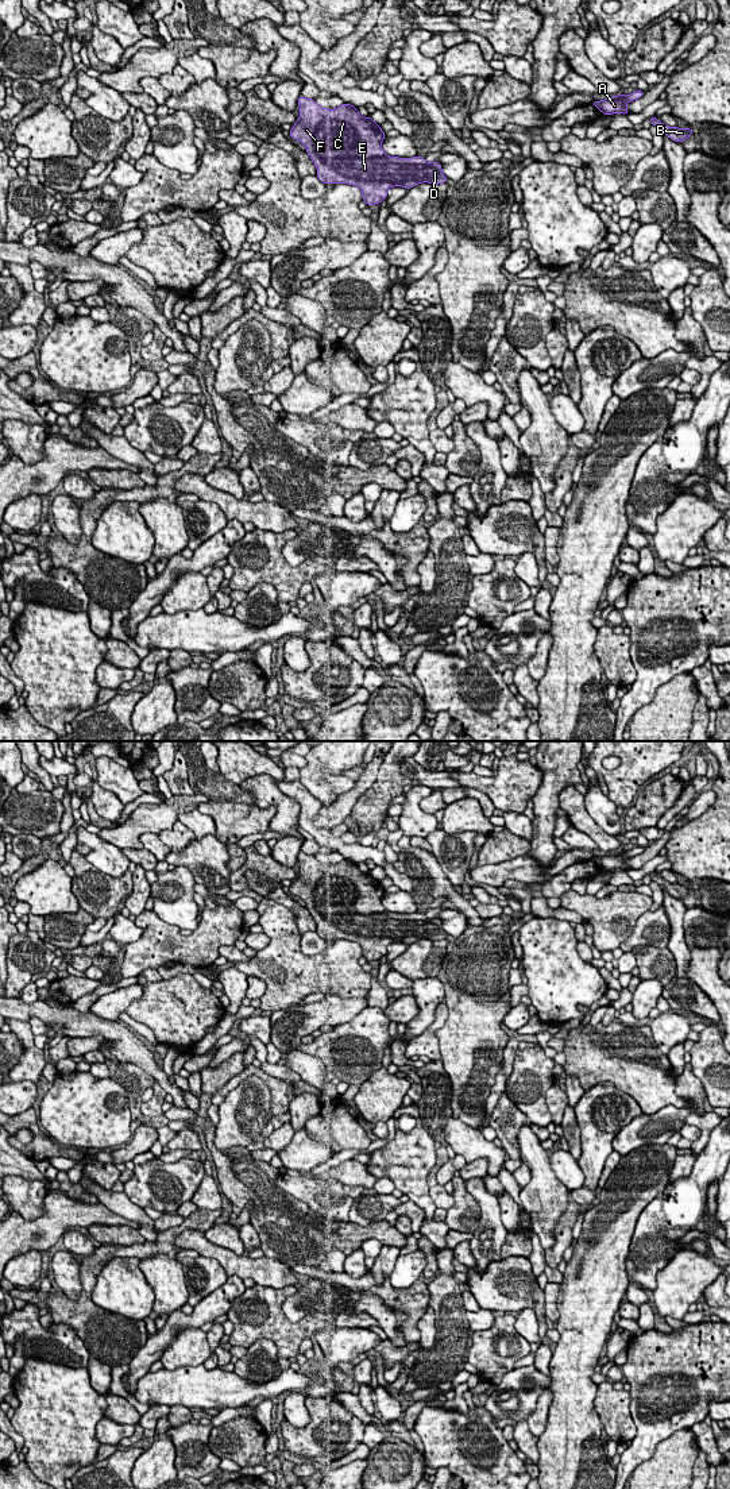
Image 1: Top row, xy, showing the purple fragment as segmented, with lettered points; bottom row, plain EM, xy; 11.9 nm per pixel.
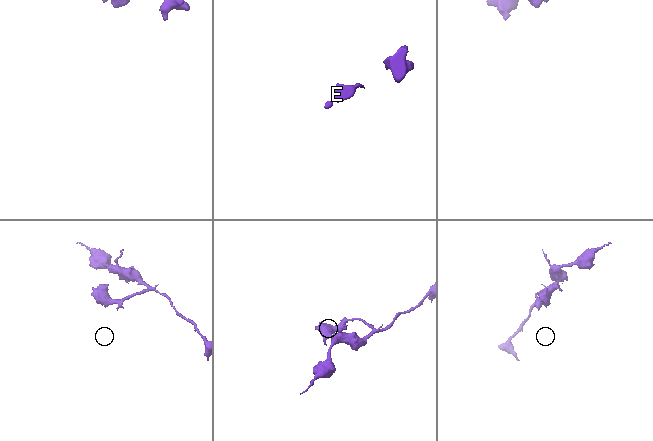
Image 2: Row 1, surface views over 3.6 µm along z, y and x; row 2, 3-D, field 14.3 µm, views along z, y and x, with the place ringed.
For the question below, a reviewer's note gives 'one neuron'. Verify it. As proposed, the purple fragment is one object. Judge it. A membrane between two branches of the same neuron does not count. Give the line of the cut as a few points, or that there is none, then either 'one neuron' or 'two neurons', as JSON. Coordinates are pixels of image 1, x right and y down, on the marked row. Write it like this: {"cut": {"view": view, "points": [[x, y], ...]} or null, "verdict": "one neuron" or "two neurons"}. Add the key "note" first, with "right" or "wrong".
{"note": "wrong", "cut": {"view": "xy", "points": [[598, 101], [602, 111]]}, "verdict": "two neurons"}

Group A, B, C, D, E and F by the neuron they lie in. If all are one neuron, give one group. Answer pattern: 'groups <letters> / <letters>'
groups A B / C D E F

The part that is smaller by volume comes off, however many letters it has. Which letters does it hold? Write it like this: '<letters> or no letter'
C, D, E, F

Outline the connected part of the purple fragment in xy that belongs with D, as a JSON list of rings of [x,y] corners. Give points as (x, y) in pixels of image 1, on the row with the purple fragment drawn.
[[[298,97],[300,119],[289,131],[291,139],[301,142],[317,169],[317,178],[322,184],[348,184],[360,189],[363,201],[368,205],[381,204],[387,197],[387,190],[394,186],[412,189],[428,182],[432,185],[445,184],[439,161],[428,163],[424,157],[399,158],[390,157],[382,148],[386,134],[370,116],[363,117],[358,108],[341,104],[327,109],[306,99]]]

